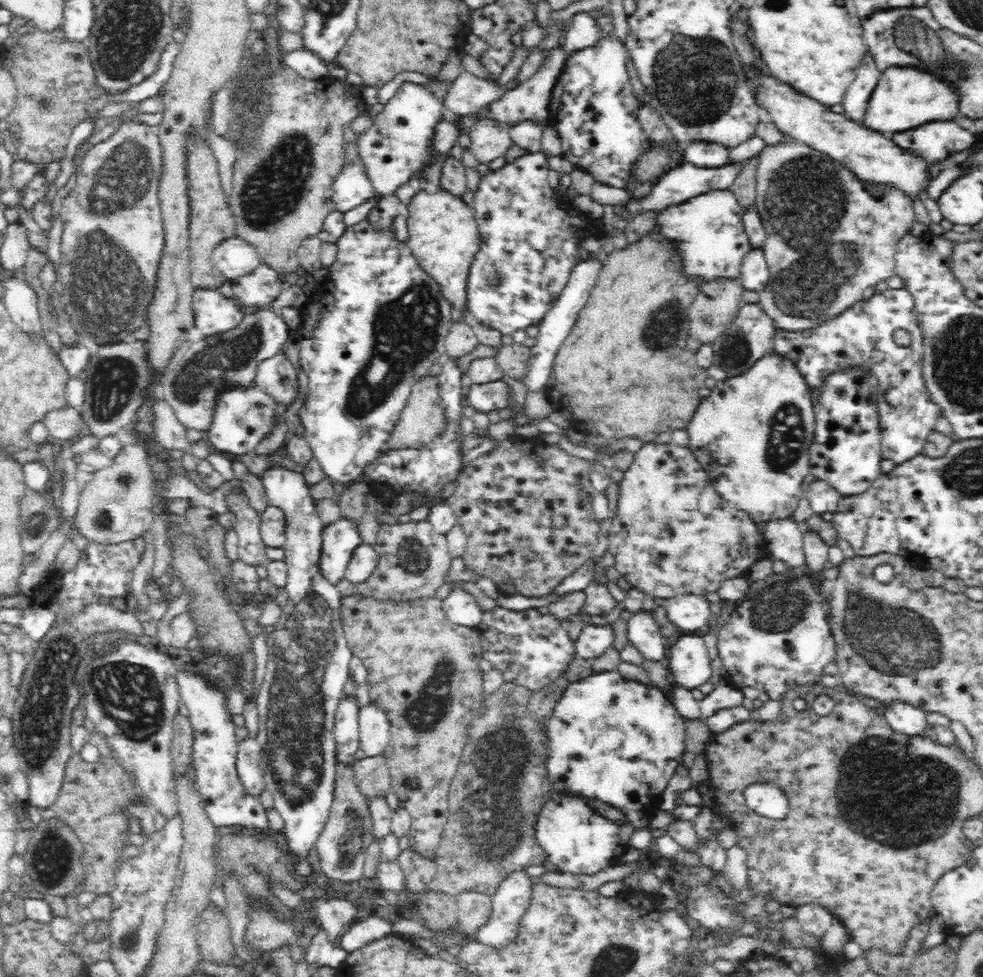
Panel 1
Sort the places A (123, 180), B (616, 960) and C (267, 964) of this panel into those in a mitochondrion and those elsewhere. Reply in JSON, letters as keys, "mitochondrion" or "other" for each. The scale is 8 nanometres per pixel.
{"A":"mitochondrion","B":"mitochondrion","C":"other"}

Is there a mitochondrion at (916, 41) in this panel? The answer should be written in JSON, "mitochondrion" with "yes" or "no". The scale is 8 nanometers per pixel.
{"mitochondrion":"yes"}

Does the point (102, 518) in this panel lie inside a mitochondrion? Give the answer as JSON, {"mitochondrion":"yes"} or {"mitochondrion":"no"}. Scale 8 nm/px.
{"mitochondrion":"yes"}

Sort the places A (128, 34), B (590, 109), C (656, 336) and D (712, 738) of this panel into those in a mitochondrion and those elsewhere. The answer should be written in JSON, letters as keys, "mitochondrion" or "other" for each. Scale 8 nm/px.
{"A":"mitochondrion","B":"other","C":"mitochondrion","D":"other"}

